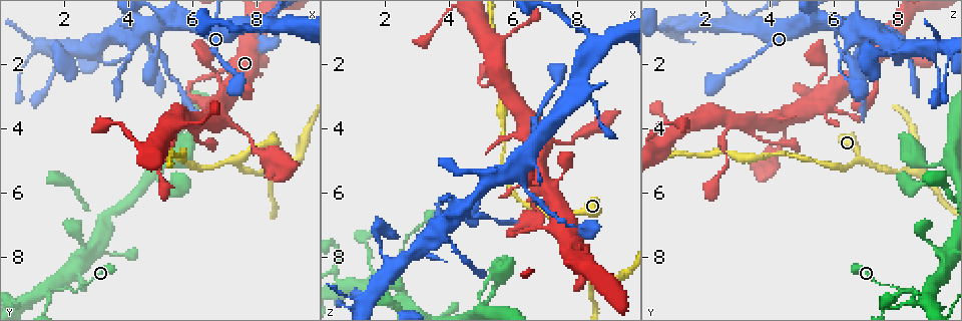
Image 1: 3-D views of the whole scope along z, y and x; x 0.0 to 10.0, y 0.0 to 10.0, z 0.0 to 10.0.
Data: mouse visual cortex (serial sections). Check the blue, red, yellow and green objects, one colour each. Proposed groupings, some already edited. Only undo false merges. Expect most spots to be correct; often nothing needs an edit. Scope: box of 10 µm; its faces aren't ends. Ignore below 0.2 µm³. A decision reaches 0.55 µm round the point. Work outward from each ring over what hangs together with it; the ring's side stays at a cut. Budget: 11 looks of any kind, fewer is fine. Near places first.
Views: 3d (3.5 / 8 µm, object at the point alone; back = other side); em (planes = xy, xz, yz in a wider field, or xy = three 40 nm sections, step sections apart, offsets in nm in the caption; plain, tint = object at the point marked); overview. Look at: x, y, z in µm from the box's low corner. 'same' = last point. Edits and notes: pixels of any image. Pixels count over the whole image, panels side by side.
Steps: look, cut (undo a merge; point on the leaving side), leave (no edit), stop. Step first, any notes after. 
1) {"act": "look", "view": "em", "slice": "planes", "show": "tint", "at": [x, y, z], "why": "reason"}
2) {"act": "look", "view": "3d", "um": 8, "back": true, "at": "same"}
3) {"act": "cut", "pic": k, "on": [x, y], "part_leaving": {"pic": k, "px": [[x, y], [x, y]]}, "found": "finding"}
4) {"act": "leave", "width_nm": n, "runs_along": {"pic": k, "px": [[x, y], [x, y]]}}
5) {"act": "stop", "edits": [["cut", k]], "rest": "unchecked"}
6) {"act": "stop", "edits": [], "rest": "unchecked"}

{"act": "look", "view": "3d", "um": 3.5, "at": [7.40, 4.95, 6.90], "why": "sudden change in width"}

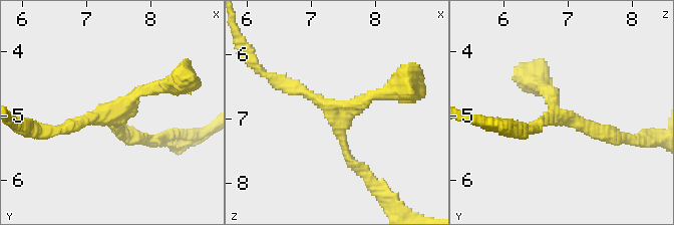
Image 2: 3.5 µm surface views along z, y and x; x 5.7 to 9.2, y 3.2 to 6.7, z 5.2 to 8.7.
{"act": "look", "view": "em", "slice": "planes", "show": "tint", "at": [7.40, 5.05, 6.85], "why": "need the tissue"}

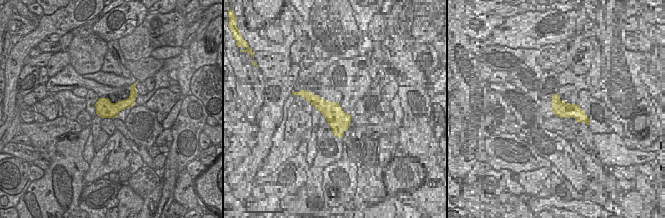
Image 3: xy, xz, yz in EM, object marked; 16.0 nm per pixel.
{"act": "leave", "runs_along": {"pic": 2, "px": [[541, 85], [559, 117], [615, 135]]}, "found": "all the same cell"}

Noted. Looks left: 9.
{"act": "look", "view": "3d", "um": 8, "at": [5.85, 0.70, 5.45], "why": "sharp bend"}

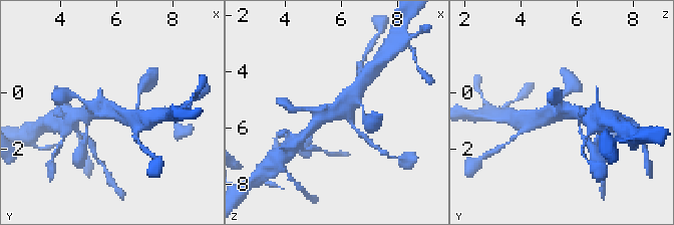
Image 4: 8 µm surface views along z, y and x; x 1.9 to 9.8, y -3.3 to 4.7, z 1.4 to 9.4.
{"act": "look", "view": "3d", "um": 3.5, "at": "same"}

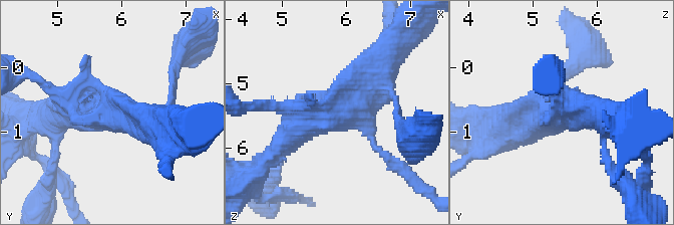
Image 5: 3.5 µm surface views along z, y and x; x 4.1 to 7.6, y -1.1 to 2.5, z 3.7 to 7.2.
{"act": "leave", "runs_along": {"pic": 5, "px": [[388, 56], [366, 87], [289, 141]]}, "found": "one cell here"}

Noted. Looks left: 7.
{"act": "look", "view": "3d", "um": 3.5, "at": [0.65, 9.35, 8.90], "why": "a narrow waist"}

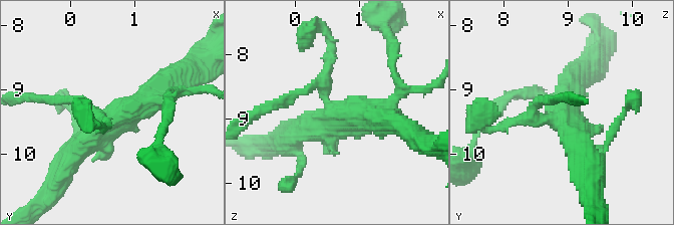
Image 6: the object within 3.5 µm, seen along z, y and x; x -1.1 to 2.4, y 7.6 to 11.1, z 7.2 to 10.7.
{"act": "look", "view": "em", "slice": "xy", "step": 1, "show": "tint", "at": [0.70, 9.35, 8.95], "arms": 4, "arm_widths_nm": [200, 200, 250, 400], "why": "now the EM"}

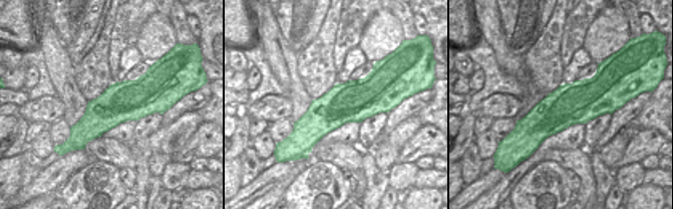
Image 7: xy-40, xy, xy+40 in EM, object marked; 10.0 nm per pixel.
{"act": "leave", "runs_along": {"pic": 6, "px": [[171, 98], [148, 98], [105, 121]]}, "found": "one cell here"}

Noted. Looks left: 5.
{"act": "look", "view": "3d", "um": 3.5, "at": [8.50, 0.80, 1.45], "why": "thin arm on a thick one"}

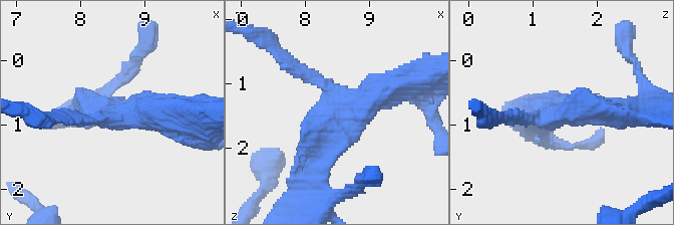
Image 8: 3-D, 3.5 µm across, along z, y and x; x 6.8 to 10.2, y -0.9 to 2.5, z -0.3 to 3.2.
{"act": "leave", "runs_along": {"pic": 8, "px": [[313, 169], [332, 113], [396, 87]]}, "found": "all the same cell"}

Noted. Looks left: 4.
{"act": "stop", "edits": [], "rest": "unchecked"}

